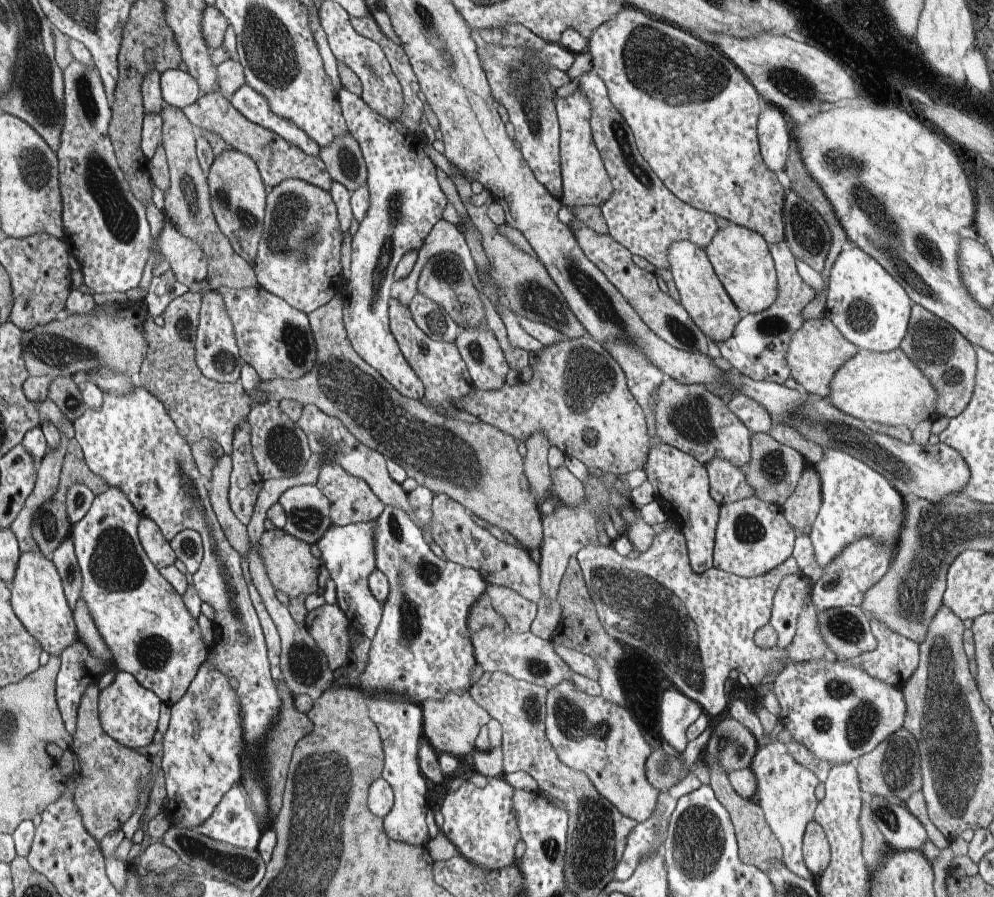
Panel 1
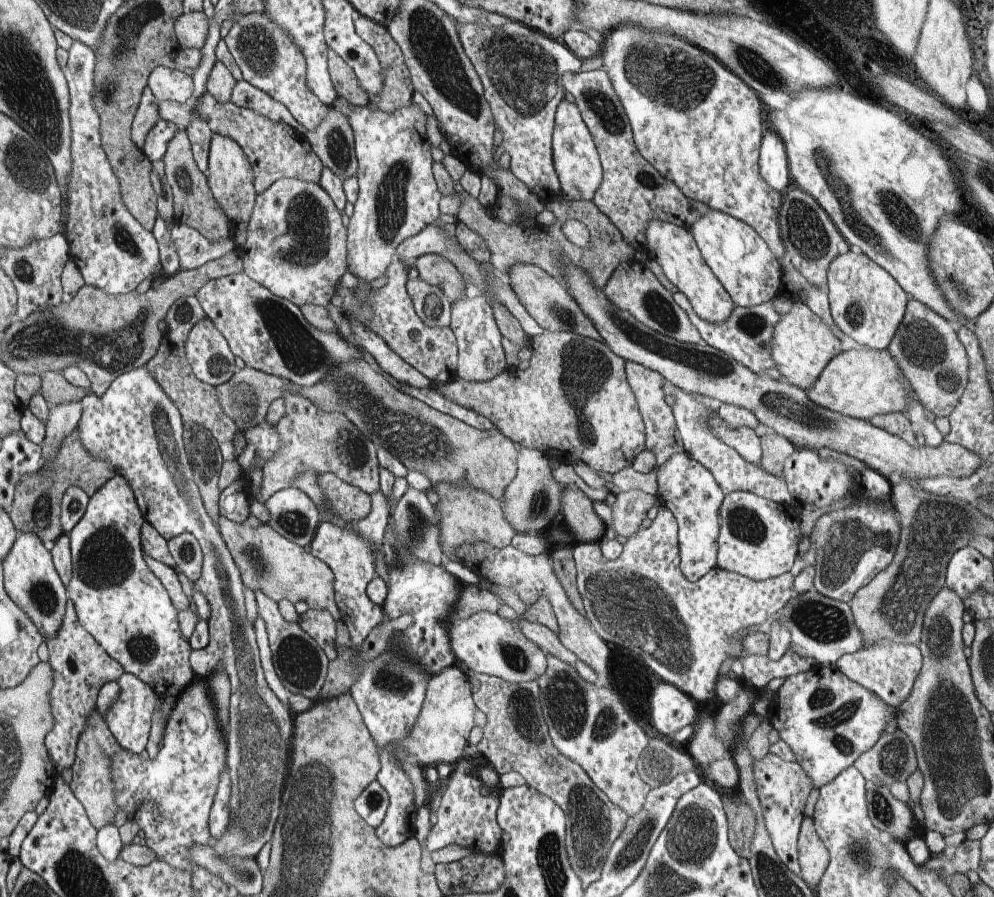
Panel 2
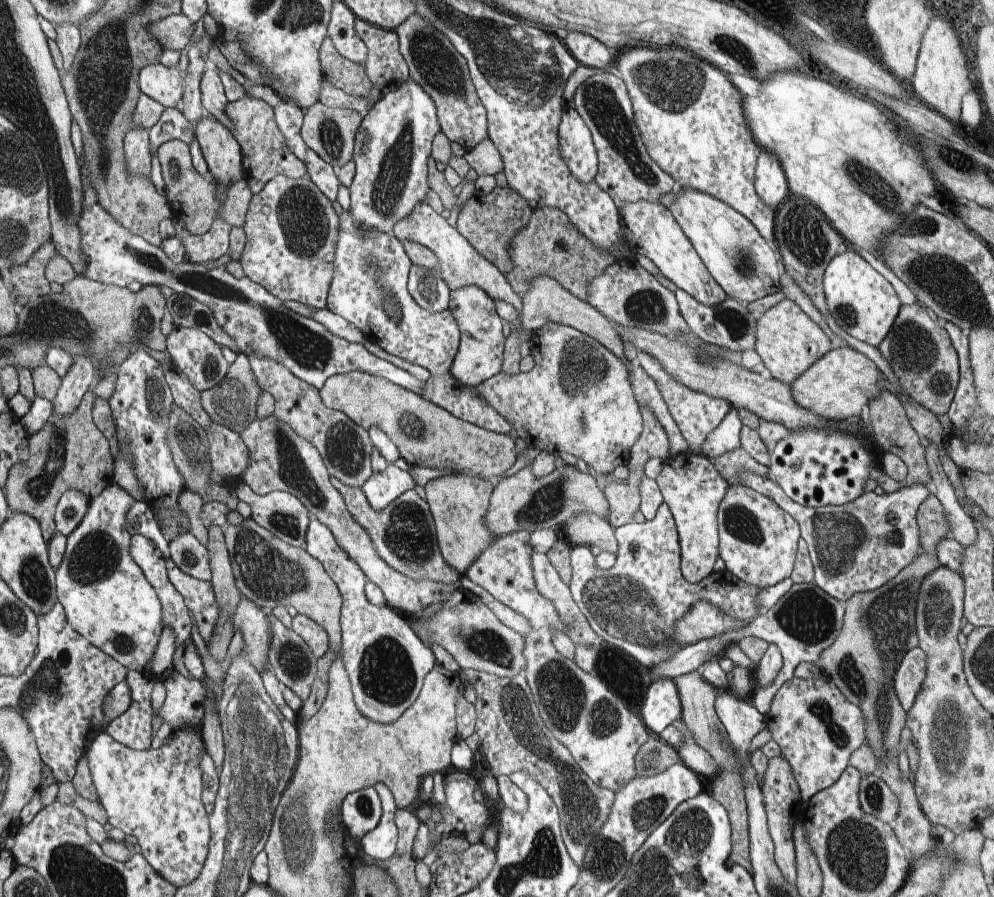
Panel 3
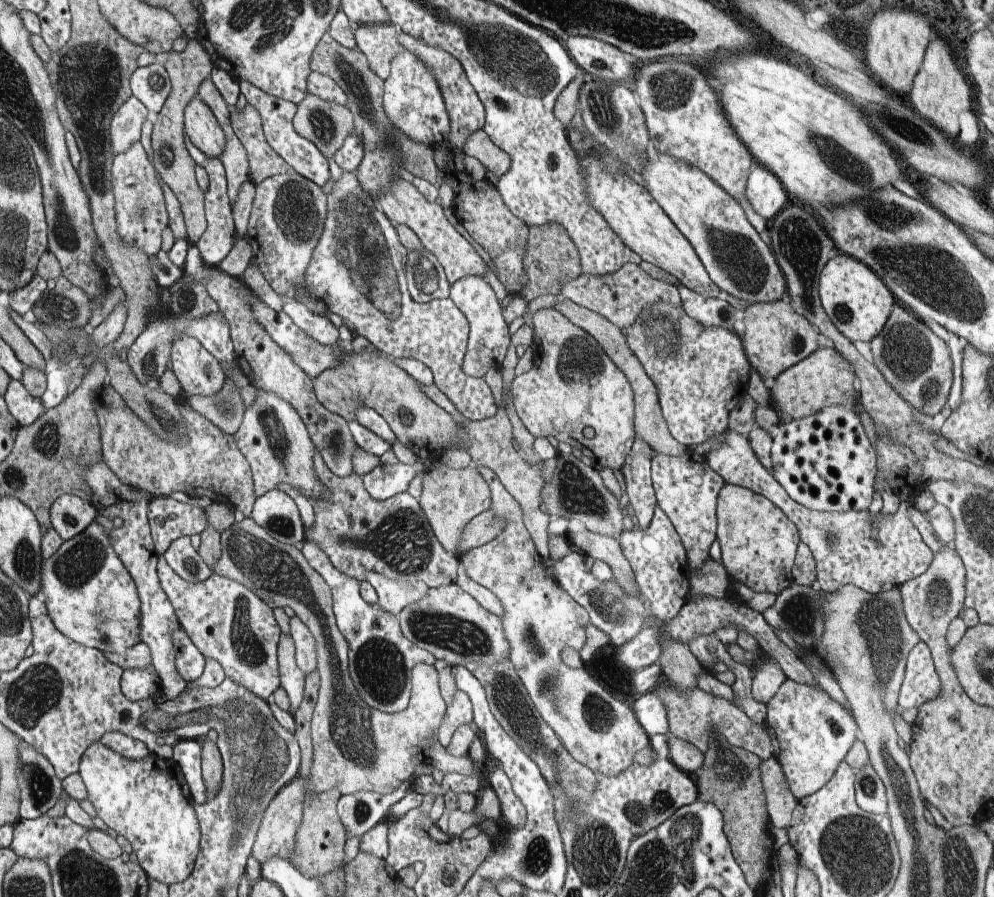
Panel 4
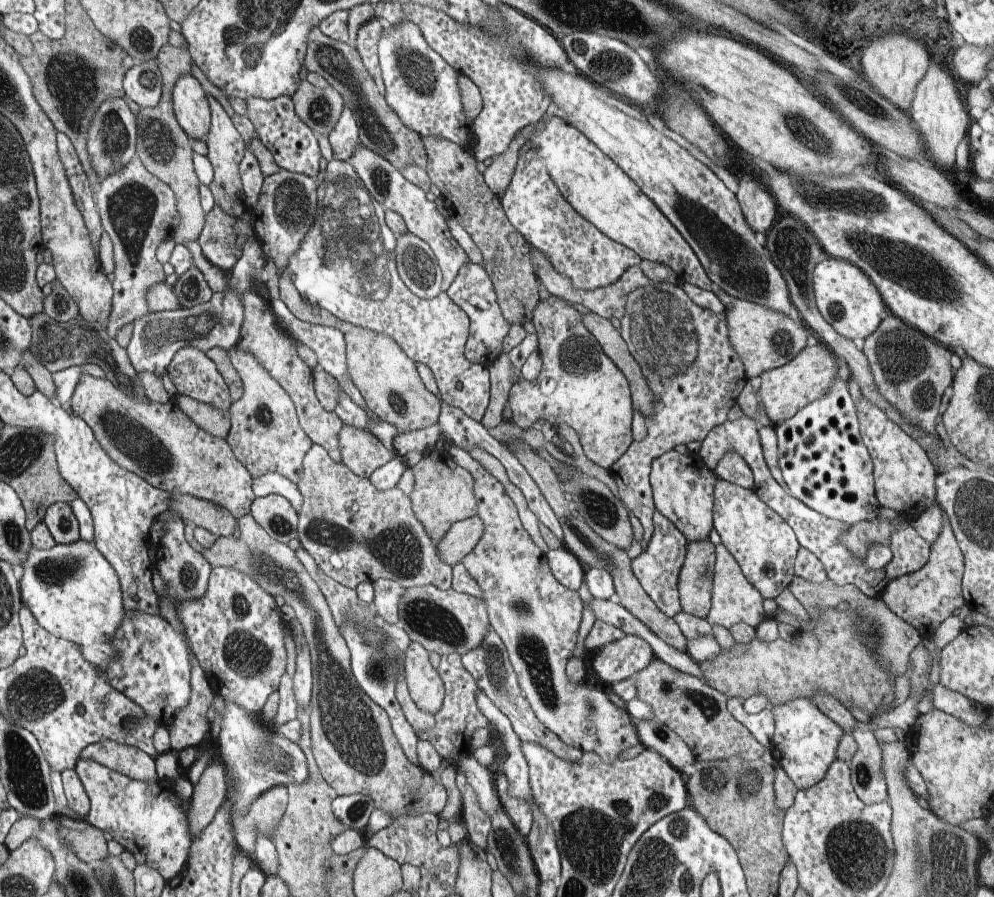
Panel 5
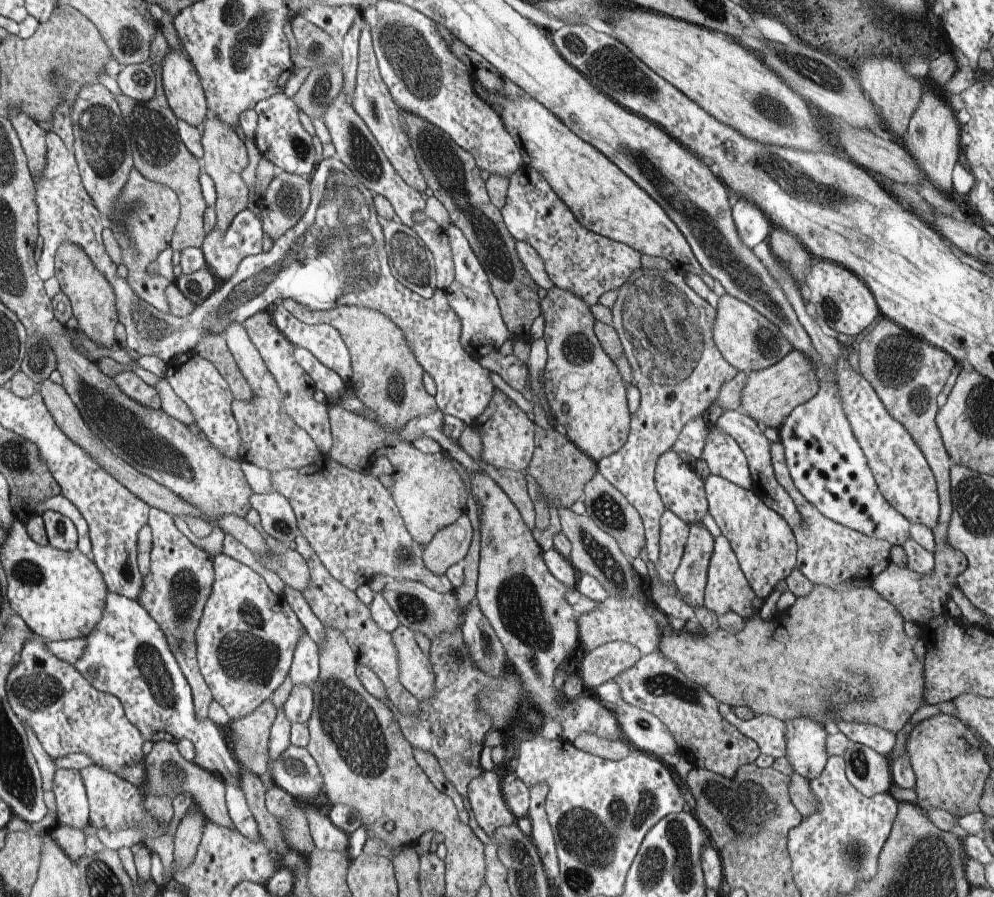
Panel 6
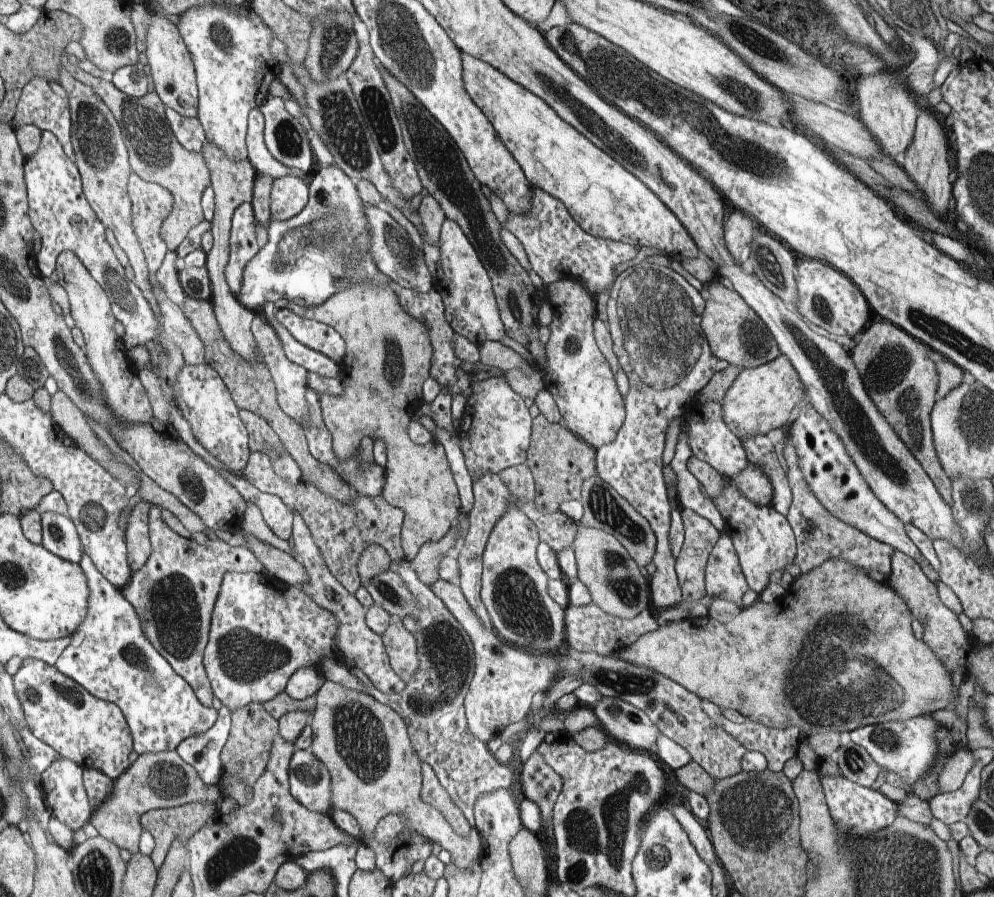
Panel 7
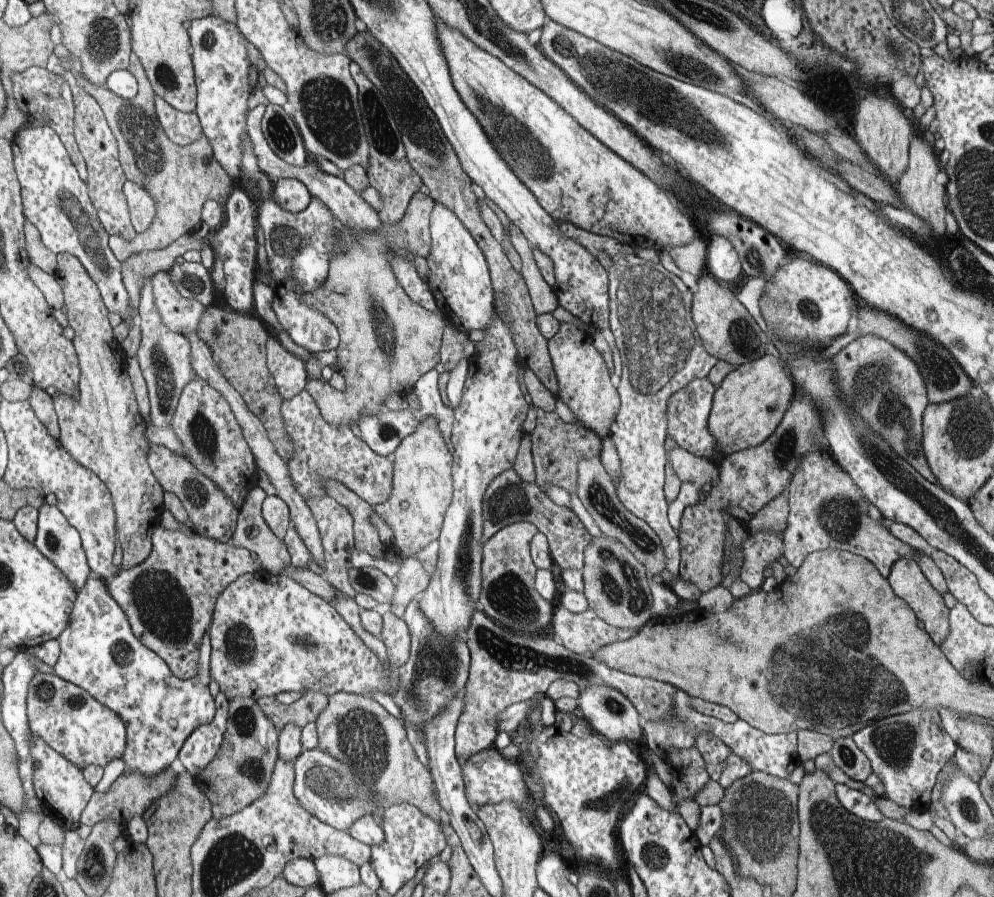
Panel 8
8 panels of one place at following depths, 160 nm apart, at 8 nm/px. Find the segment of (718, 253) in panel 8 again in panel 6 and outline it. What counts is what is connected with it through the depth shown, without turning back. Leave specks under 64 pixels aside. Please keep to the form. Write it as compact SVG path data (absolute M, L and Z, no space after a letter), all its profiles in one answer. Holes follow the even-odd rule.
M740 197L731 208L733 219L742 242L751 249L769 237L771 220L753 202Z

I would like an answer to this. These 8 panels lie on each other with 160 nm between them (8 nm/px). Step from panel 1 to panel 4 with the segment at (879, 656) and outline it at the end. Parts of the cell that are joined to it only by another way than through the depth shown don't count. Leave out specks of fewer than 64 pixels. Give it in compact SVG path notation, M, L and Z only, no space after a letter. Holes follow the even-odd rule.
M920 641L907 656L905 675L898 696L899 708L903 710L905 708L918 708L922 706L922 704L934 698L939 693L940 683L930 649L925 642Z

